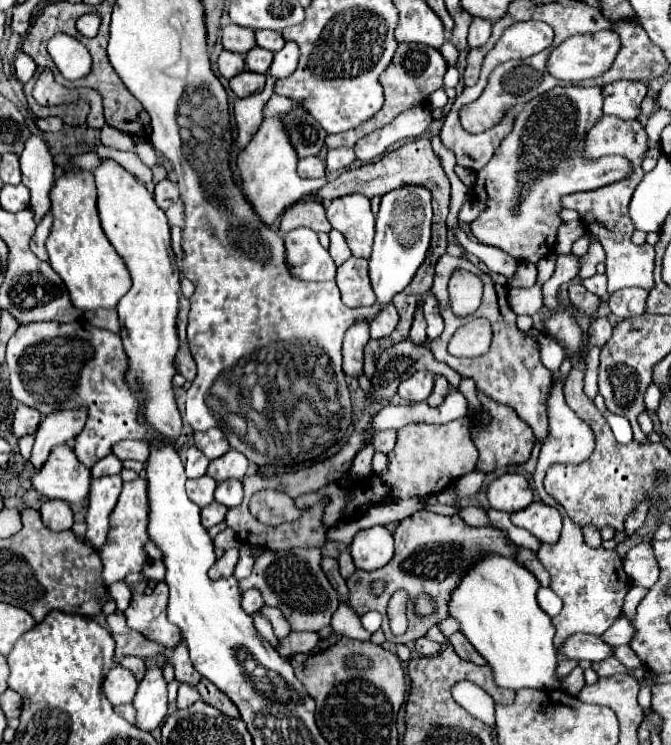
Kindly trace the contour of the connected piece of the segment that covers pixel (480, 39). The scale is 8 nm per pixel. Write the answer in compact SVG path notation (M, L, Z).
M473 18L471 28L469 28L469 48L479 48L483 46L491 36L491 22L483 18Z

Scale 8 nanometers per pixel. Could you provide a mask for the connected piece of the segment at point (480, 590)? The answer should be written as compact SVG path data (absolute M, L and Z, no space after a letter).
M485 556L485 560L481 560L481 564L475 564L473 572L469 572L465 580L461 580L451 596L449 614L461 624L461 632L485 658L487 666L493 670L493 682L499 688L509 688L515 692L521 688L557 690L561 684L557 678L557 650L553 644L555 626L551 622L551 616L547 616L539 608L535 598L537 590L537 578L515 560L505 560L505 556Z

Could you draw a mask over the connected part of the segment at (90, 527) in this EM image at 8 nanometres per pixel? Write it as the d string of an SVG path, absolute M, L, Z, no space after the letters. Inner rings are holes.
M101 476L91 480L91 494L89 494L89 508L85 516L87 524L87 542L93 548L99 548L109 530L109 516L117 504L121 492L121 476Z

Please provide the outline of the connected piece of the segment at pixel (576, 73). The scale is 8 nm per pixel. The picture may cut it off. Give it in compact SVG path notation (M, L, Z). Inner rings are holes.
M601 30L595 32L593 36L573 36L565 40L559 48L555 48L549 56L549 72L561 80L583 80L583 78L593 78L605 72L609 64L613 62L613 56L619 52L619 36L611 30Z

